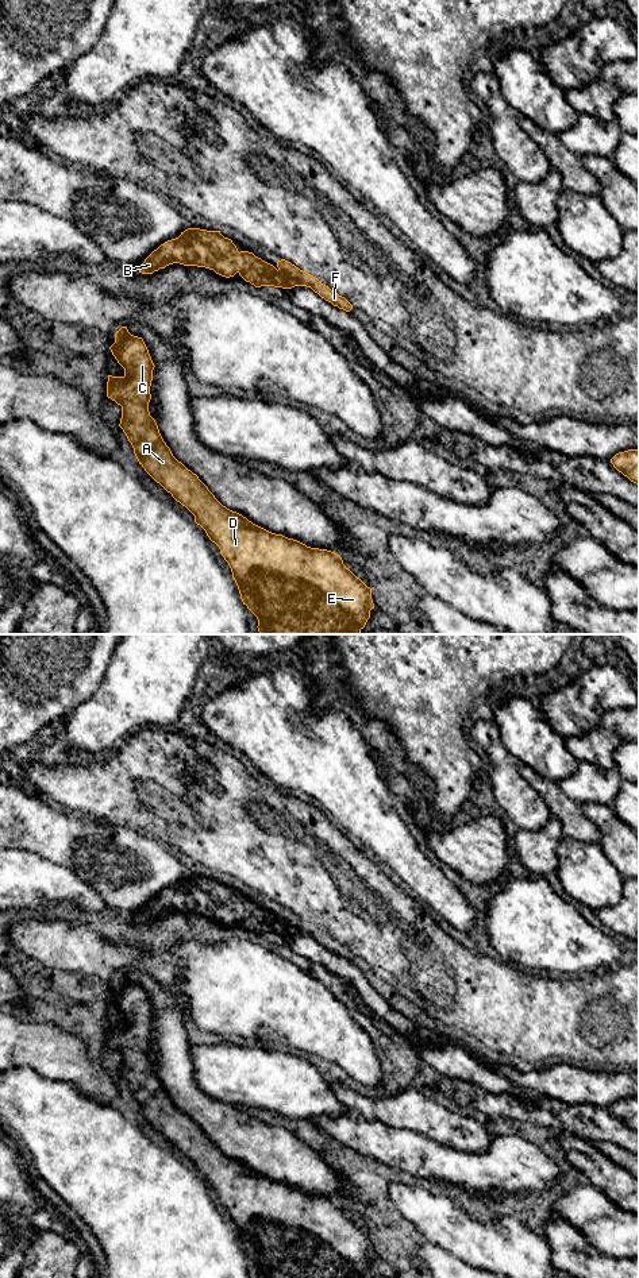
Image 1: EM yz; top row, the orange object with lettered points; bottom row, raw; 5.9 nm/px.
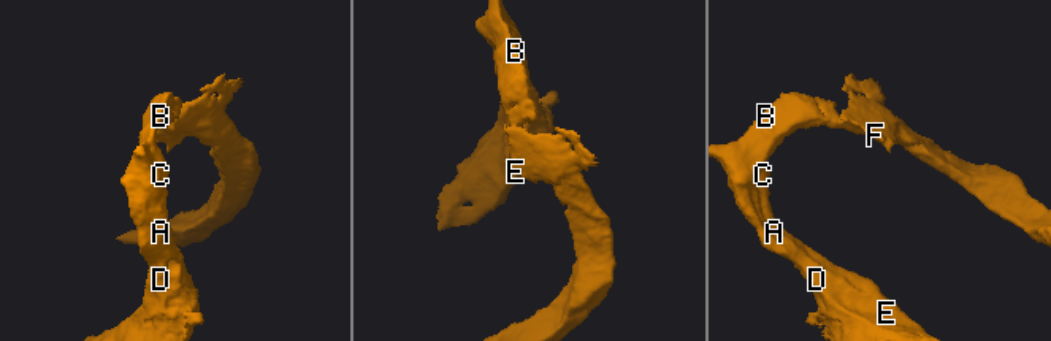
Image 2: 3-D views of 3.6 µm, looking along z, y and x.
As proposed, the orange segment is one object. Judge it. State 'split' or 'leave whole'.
leave whole

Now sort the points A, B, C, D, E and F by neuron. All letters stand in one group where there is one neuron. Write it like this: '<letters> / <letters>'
A B C D E F

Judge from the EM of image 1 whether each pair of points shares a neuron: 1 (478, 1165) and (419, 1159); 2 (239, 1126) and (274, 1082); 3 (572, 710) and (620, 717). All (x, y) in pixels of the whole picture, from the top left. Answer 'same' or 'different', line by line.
1: same
2: different
3: different

